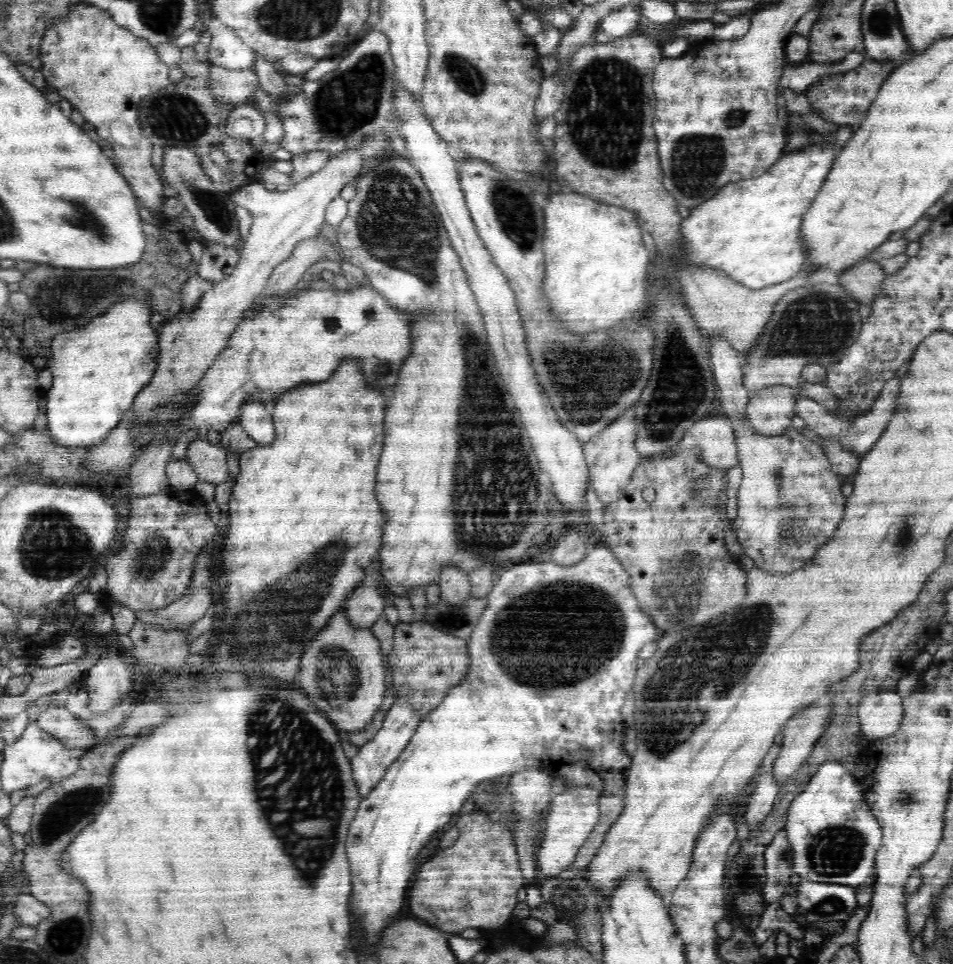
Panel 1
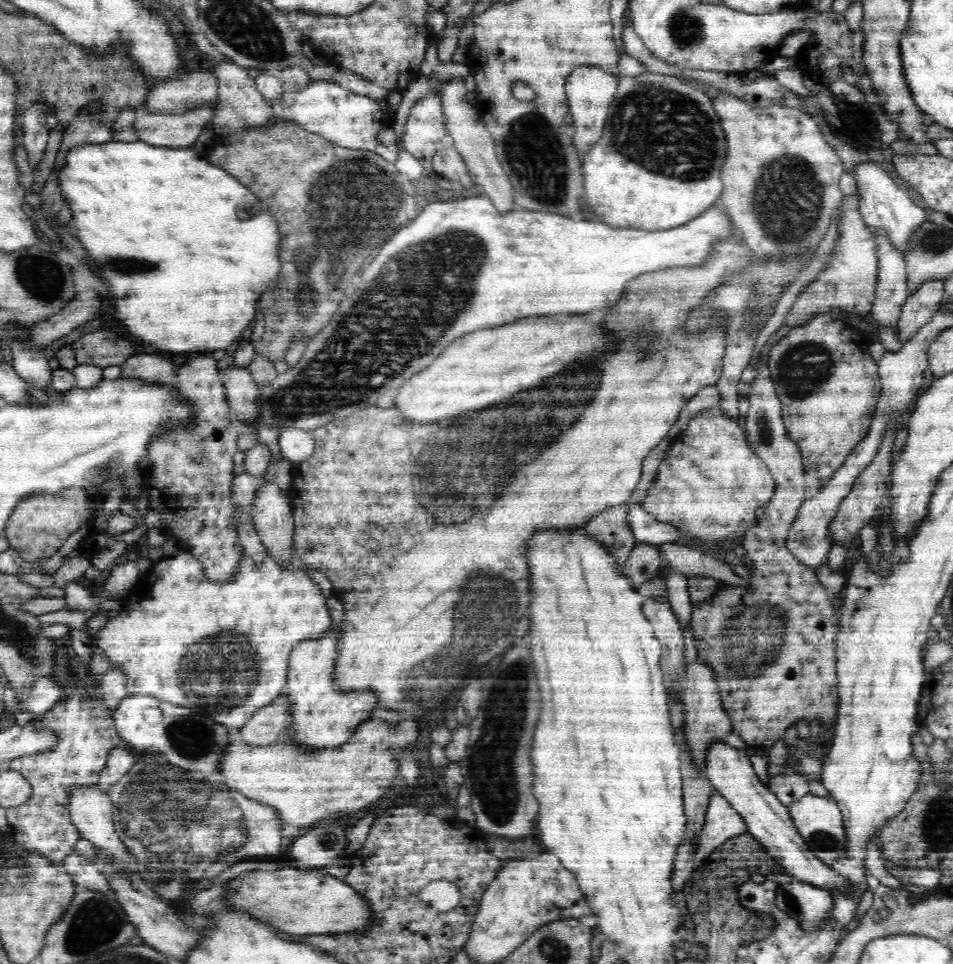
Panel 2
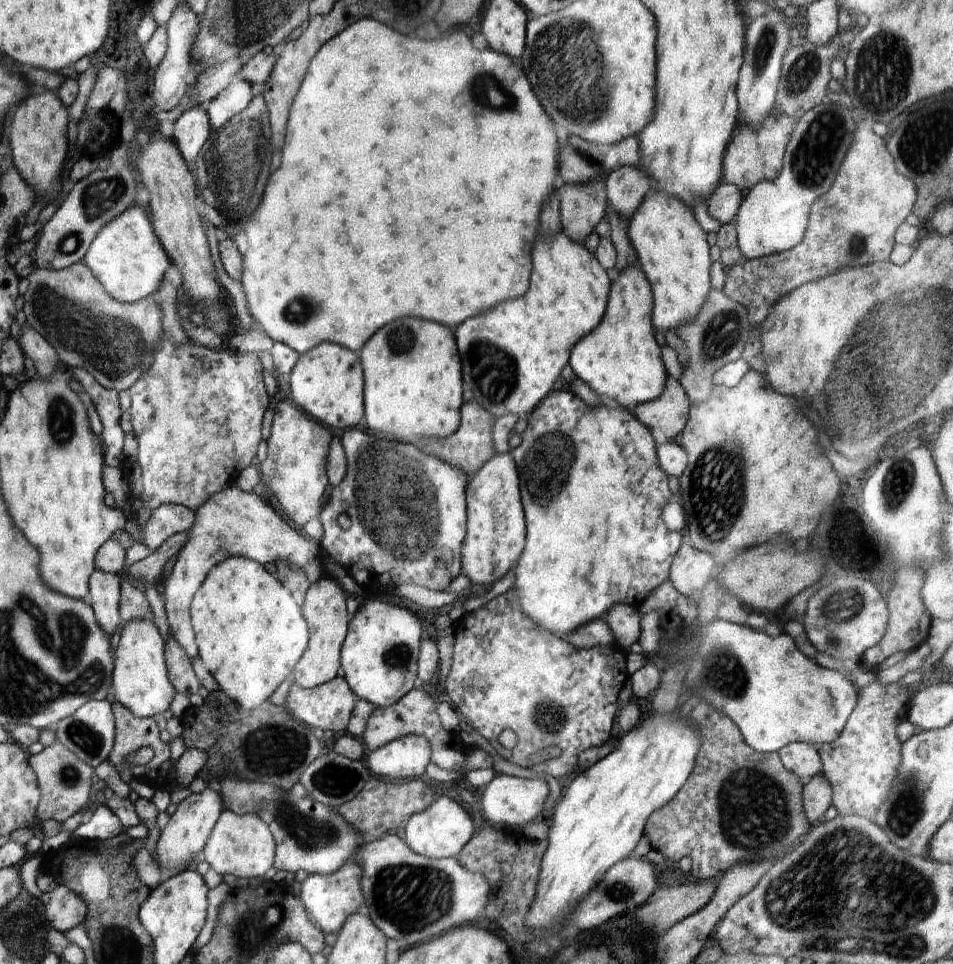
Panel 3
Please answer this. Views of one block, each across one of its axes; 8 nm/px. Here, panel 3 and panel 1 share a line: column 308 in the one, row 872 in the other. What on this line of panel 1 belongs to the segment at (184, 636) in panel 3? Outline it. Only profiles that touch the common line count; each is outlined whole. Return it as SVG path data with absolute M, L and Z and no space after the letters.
M592 787L569 788L556 794L544 813L544 826L535 851L537 874L546 880L568 870L600 818L600 793Z

